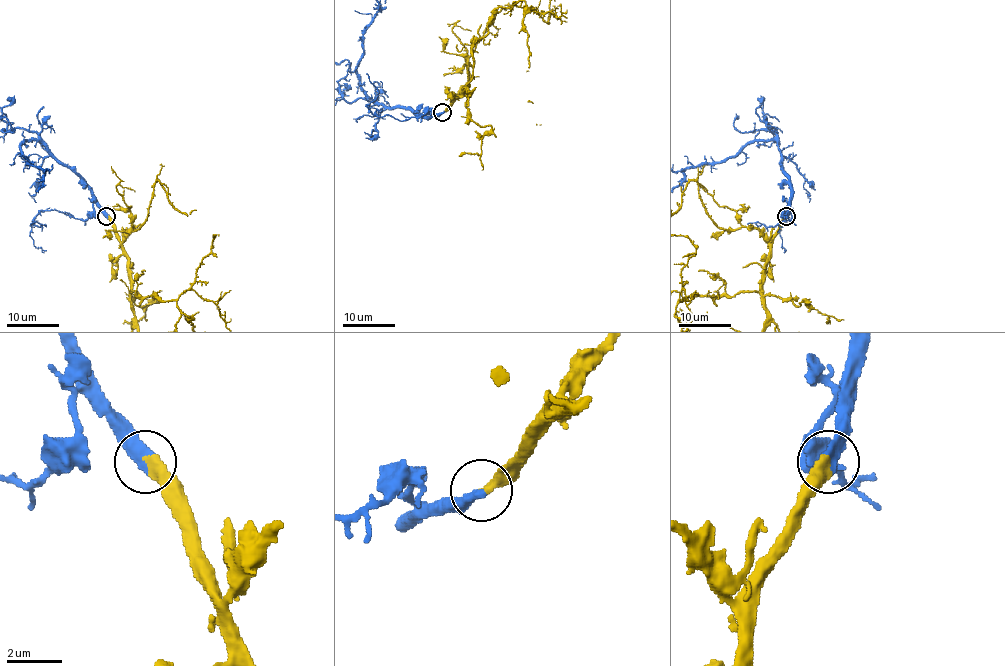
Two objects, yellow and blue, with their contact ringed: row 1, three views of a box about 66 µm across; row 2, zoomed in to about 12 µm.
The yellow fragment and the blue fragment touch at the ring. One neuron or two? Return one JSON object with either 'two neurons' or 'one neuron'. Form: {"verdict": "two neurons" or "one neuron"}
{"verdict": "one neuron"}

